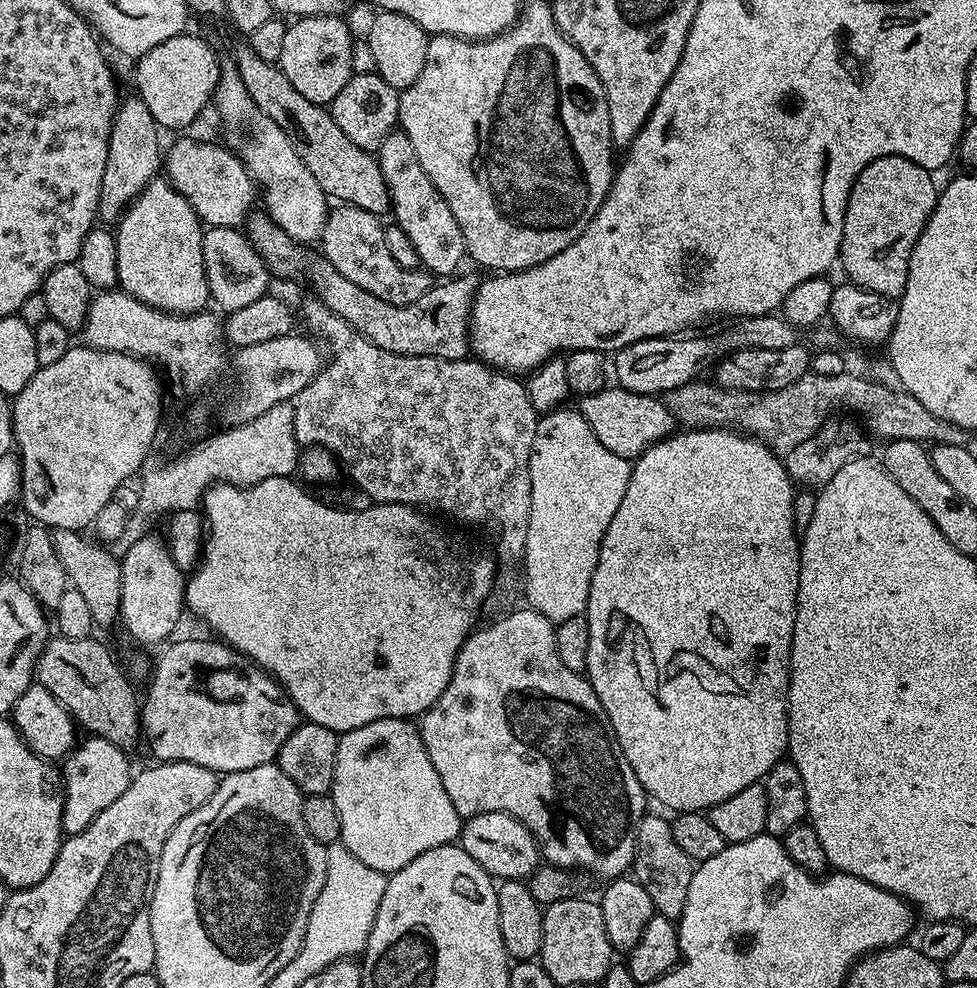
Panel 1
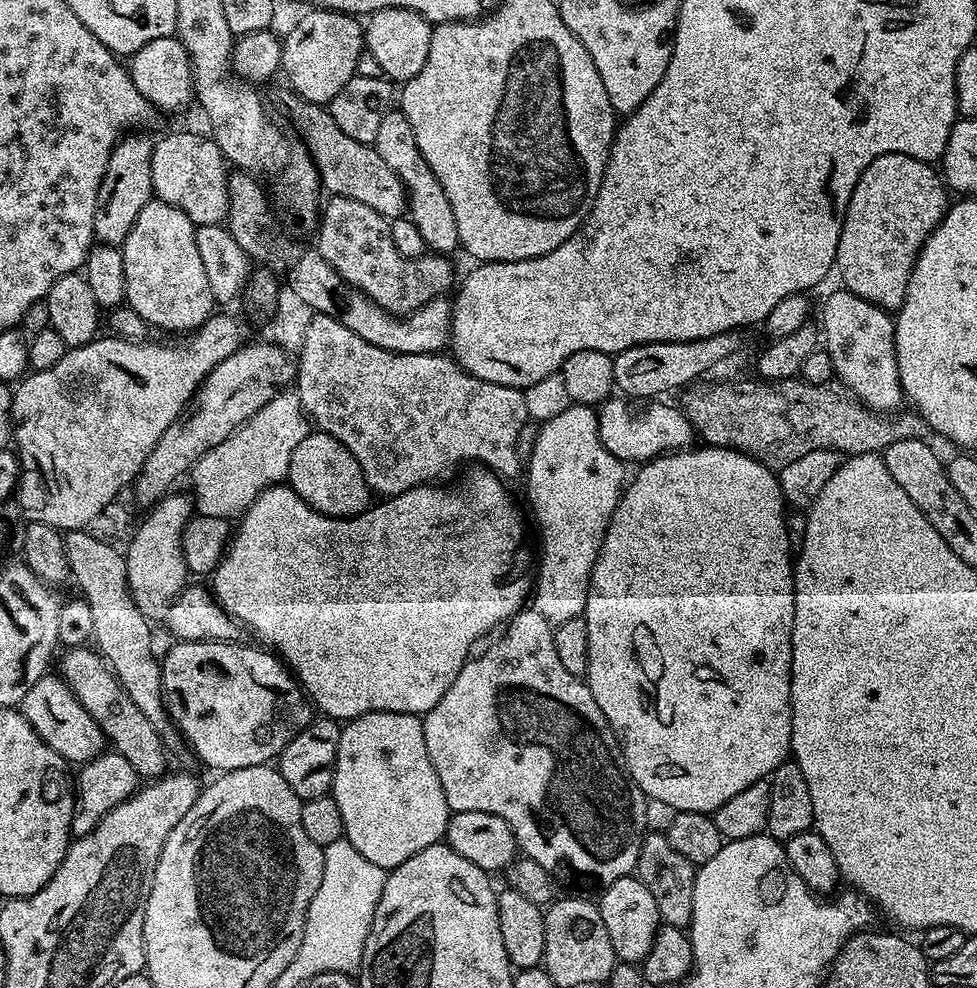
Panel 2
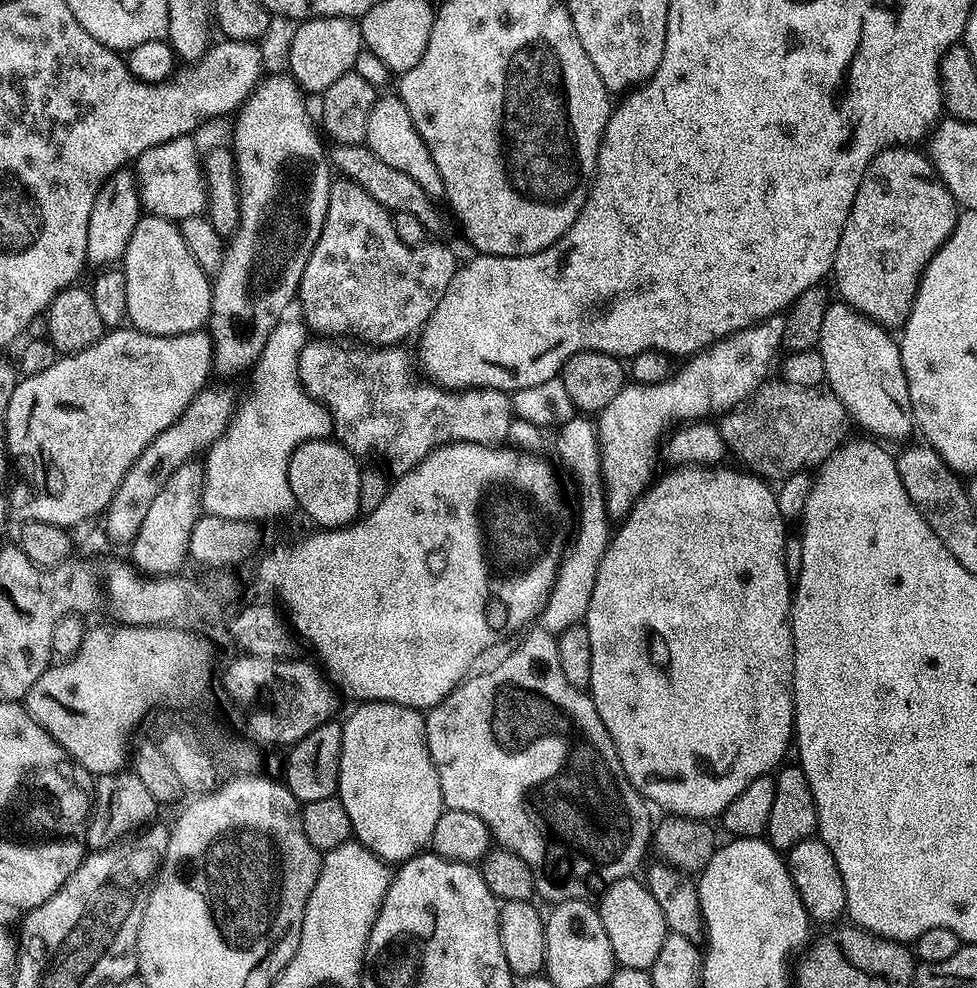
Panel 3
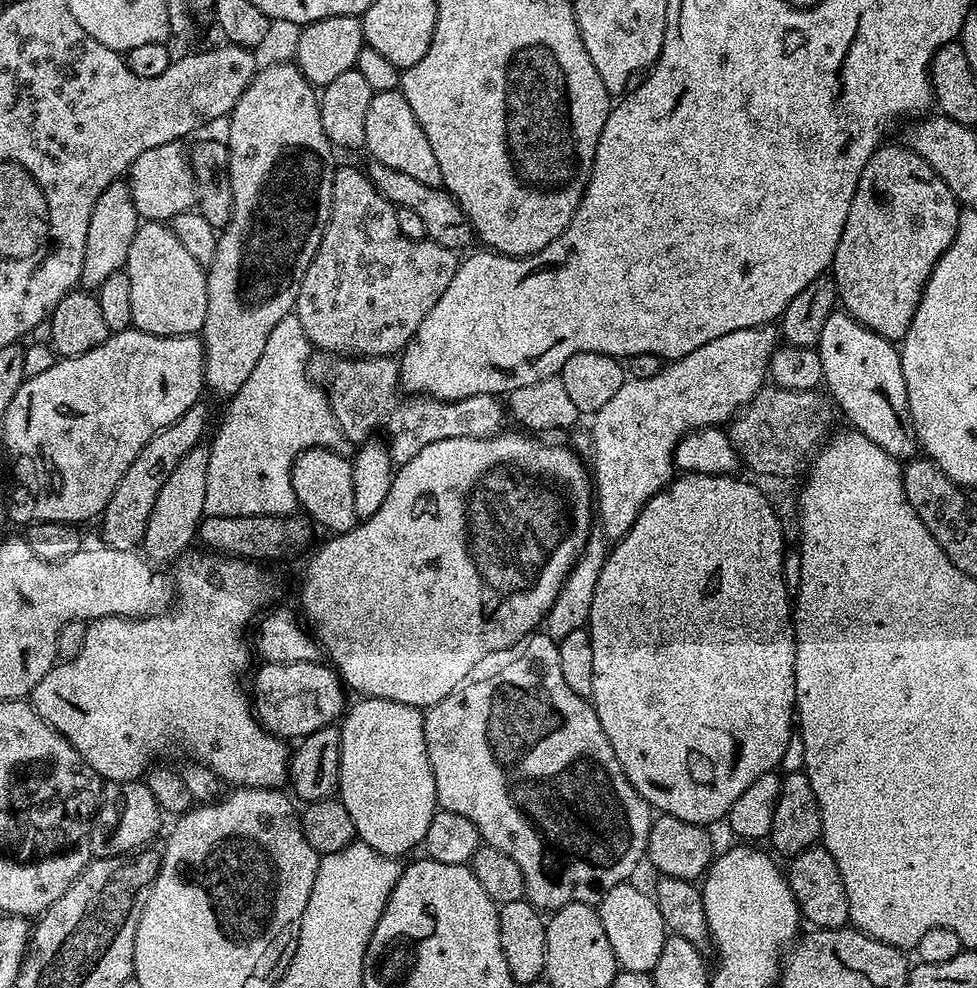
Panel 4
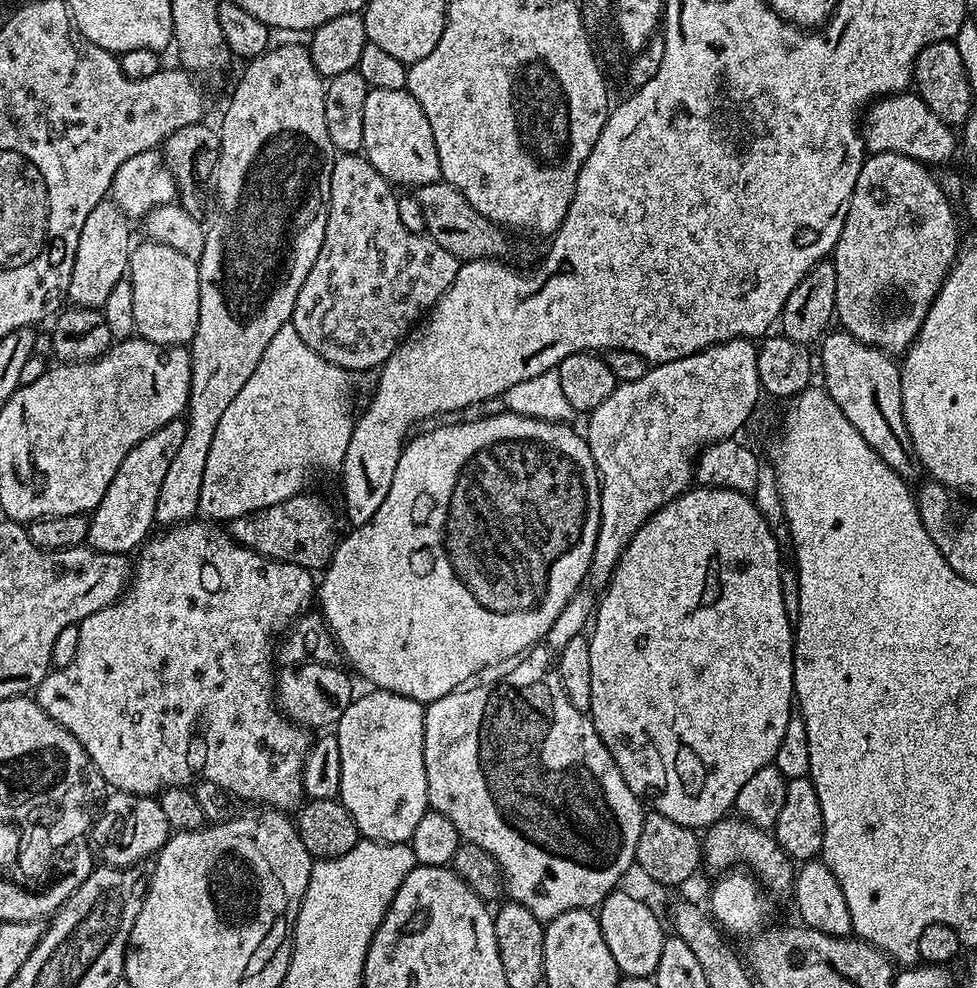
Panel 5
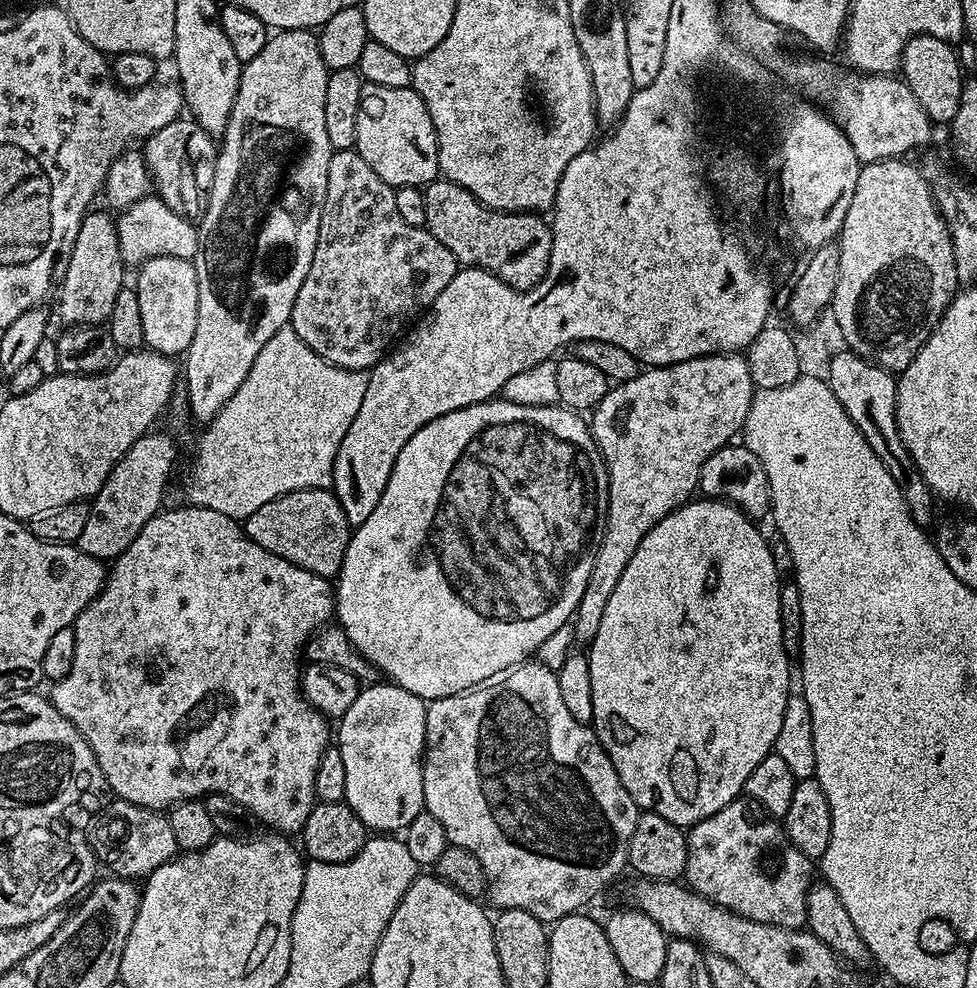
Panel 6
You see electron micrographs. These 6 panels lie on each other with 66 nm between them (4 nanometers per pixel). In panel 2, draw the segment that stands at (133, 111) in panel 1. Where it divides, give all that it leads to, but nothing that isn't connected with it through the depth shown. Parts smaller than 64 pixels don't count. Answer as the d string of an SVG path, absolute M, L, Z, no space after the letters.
M144 134L121 136L106 162L106 174L102 174L97 205L94 206L94 237L101 244L123 245L134 222L138 220L138 214L142 214L142 206L153 199L150 158L154 140L153 137L140 135Z

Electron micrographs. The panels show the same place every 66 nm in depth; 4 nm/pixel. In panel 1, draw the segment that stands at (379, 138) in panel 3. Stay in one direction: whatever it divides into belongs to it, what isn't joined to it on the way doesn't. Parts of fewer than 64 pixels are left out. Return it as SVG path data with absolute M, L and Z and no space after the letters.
M393 130L382 142L378 153L382 178L386 178L388 193L392 199L391 215L402 230L414 242L414 250L418 250L421 265L431 272L433 277L448 278L457 271L463 260L466 260L466 249L462 230L454 214L450 214L450 206L446 206L446 198L438 194L432 179L422 170L422 162L414 154L414 146L410 146L410 138L403 130Z

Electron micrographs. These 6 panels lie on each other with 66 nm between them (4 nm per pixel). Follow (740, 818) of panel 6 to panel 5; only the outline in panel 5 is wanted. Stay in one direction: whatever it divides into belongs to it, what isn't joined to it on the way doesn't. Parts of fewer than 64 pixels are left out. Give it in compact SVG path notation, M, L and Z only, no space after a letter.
M725 818L707 829L702 836L702 860L705 865L719 870L743 866L759 880L761 888L773 897L787 897L791 893L794 883L793 861L778 847L771 831L754 826L748 820Z

